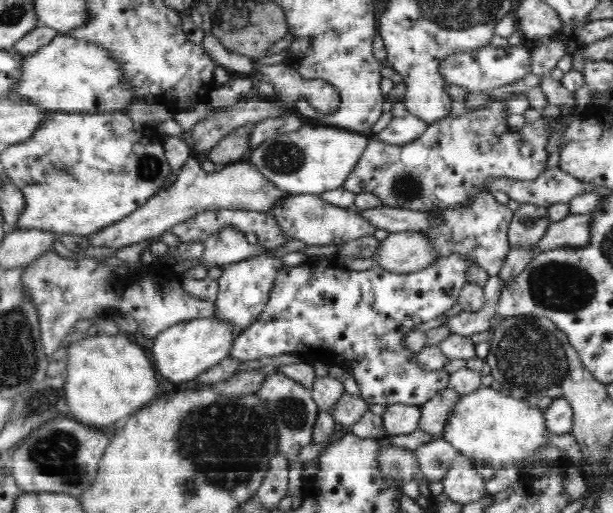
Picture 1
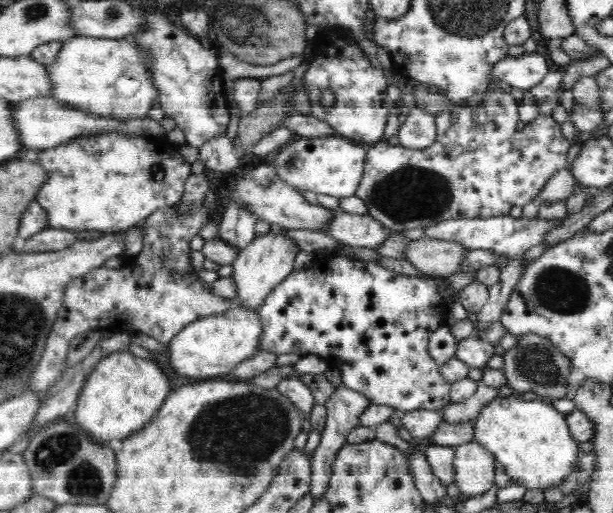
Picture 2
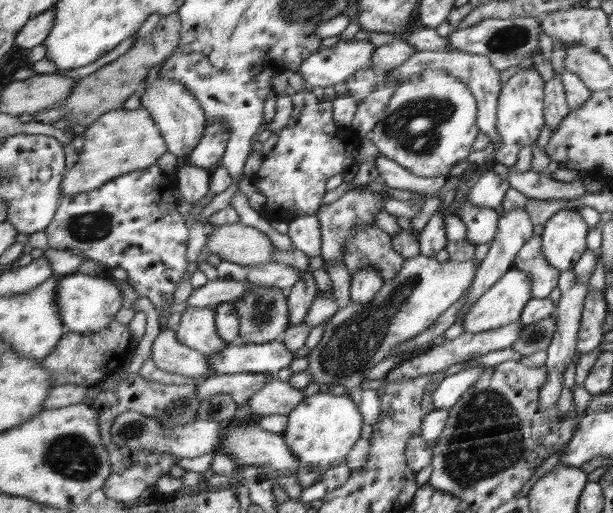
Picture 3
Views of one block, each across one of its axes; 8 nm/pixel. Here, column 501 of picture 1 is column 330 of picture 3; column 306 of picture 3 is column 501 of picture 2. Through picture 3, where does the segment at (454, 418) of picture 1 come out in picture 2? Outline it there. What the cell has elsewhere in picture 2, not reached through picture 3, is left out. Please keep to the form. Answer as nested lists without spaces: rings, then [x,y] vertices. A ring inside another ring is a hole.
[[[516,396],[496,397],[492,399],[479,415],[473,419],[474,422],[474,440],[486,450],[493,453],[493,457],[504,472],[510,476],[519,485],[529,488],[552,488],[562,482],[570,472],[574,472],[574,462],[580,454],[578,450],[578,441],[570,433],[570,428],[566,425],[565,415],[558,412],[547,399],[526,400]]]

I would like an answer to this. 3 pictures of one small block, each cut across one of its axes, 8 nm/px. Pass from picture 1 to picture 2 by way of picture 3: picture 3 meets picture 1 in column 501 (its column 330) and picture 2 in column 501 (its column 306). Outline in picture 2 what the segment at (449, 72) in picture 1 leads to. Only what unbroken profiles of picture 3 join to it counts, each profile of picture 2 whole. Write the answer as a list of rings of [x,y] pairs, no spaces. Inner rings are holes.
[[[523,53],[518,56],[505,56],[492,68],[492,82],[506,82],[515,89],[530,90],[540,83],[548,72],[548,62],[544,56]]]

